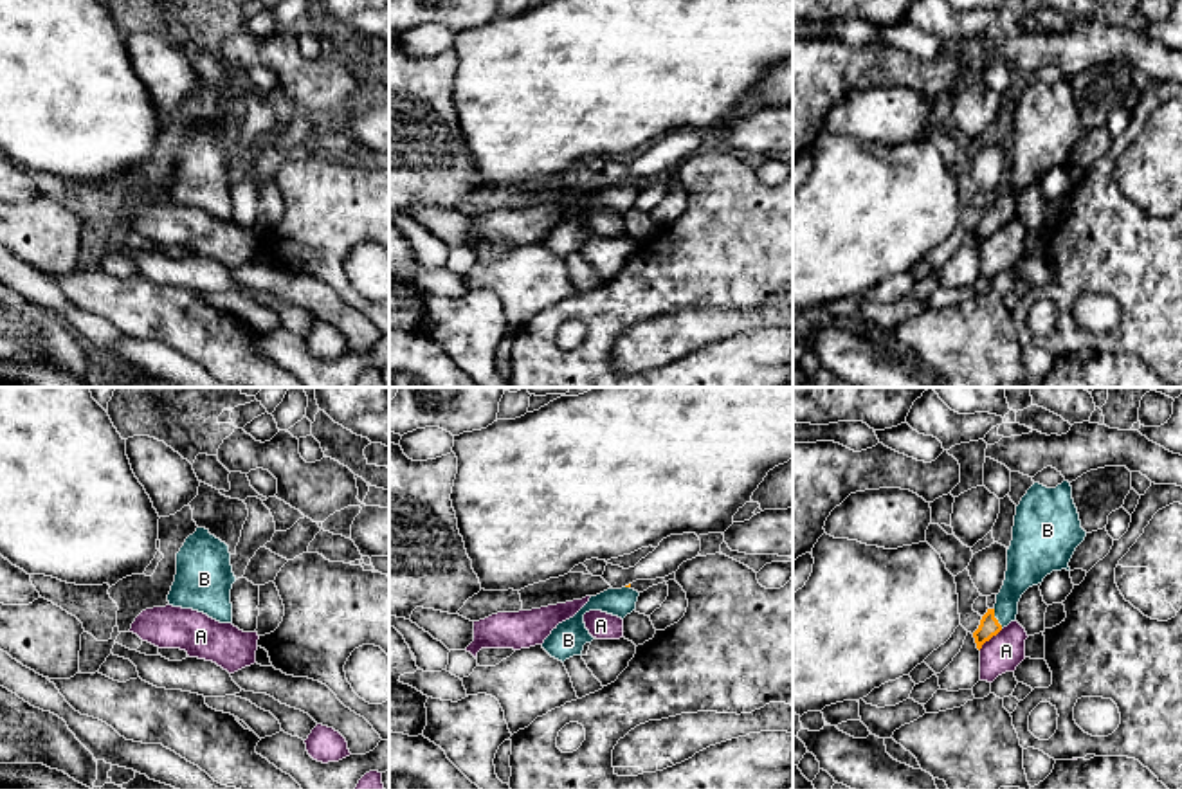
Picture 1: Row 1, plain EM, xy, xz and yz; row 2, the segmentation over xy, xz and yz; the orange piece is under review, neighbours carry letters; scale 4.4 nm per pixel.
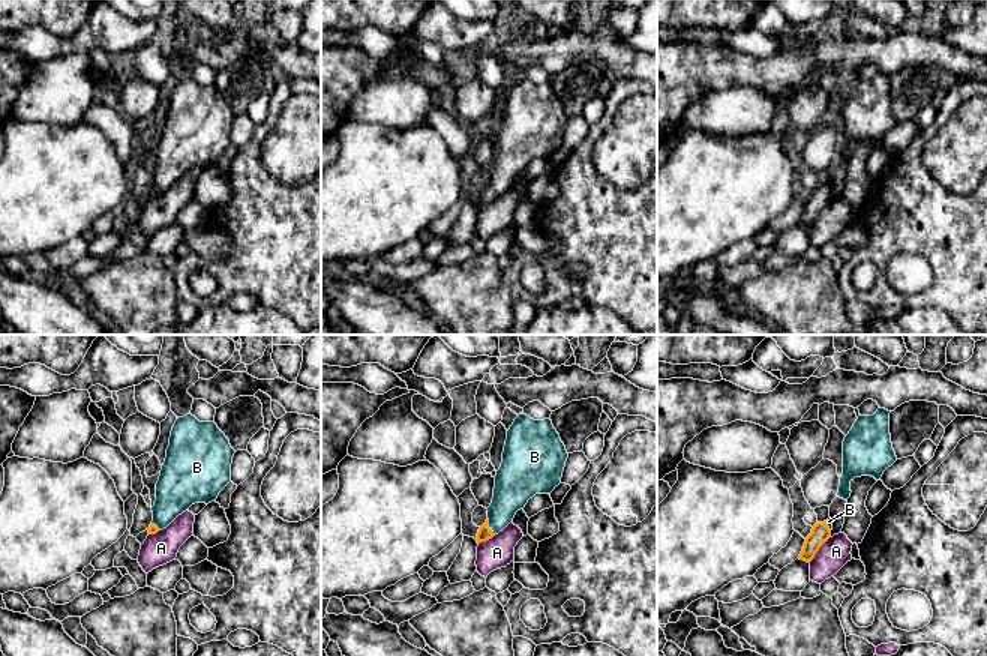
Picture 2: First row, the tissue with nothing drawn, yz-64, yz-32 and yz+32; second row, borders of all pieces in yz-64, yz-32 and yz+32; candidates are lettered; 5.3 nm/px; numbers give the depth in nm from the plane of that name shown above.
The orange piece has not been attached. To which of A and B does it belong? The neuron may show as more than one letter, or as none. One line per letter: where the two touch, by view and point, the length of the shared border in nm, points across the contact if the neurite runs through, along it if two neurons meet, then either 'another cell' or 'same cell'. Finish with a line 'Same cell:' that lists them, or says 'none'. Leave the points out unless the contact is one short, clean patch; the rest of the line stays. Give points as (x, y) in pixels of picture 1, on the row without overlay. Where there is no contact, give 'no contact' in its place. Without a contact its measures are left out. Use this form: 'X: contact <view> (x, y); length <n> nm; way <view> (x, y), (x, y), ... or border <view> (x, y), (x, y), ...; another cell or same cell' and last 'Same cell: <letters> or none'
A: contact yz (990, 235); length 140 nm; another cell
B: contact yz (995, 215); length 100 nm; way yz (990, 222), (995, 215), (1024, 168); same cell
Same cell: B

